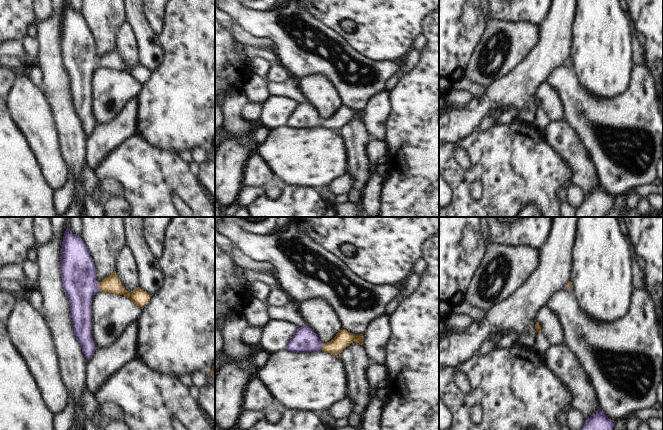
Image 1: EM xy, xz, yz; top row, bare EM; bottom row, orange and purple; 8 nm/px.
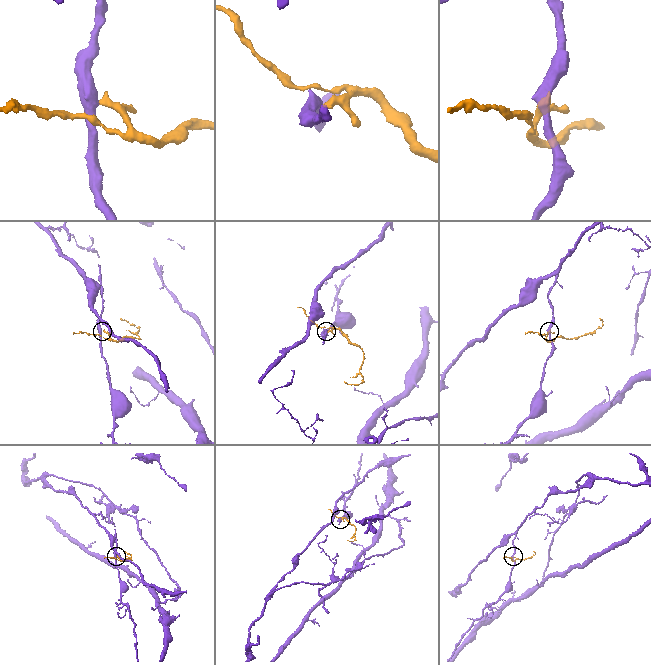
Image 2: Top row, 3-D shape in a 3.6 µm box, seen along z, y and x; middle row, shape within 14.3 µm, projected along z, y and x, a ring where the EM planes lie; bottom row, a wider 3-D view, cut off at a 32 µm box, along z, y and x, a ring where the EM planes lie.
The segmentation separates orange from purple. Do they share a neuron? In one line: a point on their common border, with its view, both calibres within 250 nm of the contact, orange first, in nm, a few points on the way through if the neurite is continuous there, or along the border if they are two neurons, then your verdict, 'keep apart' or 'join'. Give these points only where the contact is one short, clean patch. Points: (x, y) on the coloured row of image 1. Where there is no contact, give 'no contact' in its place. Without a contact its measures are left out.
meets orange in xy at (98, 286); 140 nm thick on the orange side, 280 nm on the other; runs through xy (111, 284), (98, 286), (91, 286), (78, 273); join

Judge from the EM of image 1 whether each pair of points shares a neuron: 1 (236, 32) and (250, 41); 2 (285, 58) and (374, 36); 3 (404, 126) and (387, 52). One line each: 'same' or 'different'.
1: same
2: different
3: different

